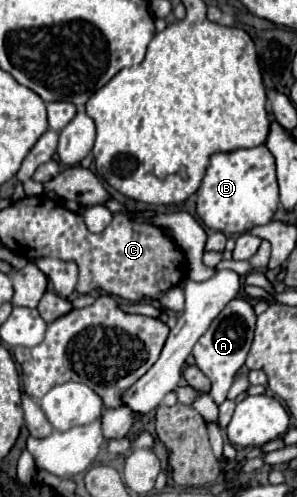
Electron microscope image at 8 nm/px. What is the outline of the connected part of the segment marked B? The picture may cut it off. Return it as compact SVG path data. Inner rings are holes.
M266 145L252 149L234 149L228 153L214 153L208 161L204 179L196 191L196 215L202 223L224 235L240 235L256 225L272 221L278 209L278 181L276 161Z

